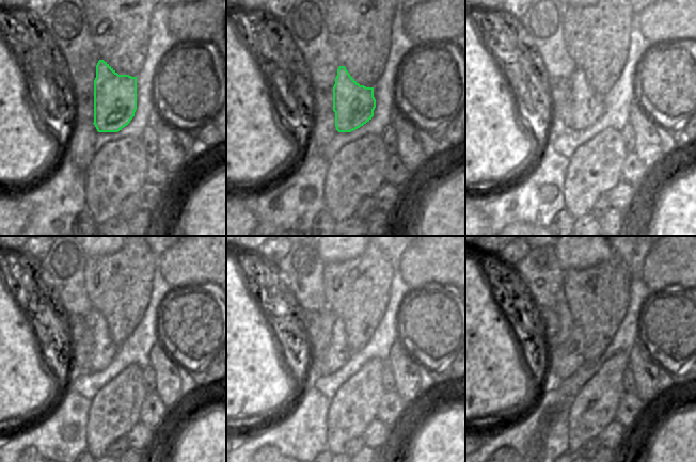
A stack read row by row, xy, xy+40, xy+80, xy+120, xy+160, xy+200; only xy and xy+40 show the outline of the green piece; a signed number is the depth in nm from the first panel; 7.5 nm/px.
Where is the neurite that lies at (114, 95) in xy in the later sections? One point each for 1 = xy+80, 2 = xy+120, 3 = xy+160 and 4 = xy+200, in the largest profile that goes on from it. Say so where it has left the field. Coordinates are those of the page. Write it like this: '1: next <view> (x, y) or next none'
1: next xy+80 (587, 105)
2: next xy+120 (105, 349)
3: next xy+160 (335, 356)
4: next xy+200 (563, 361)

